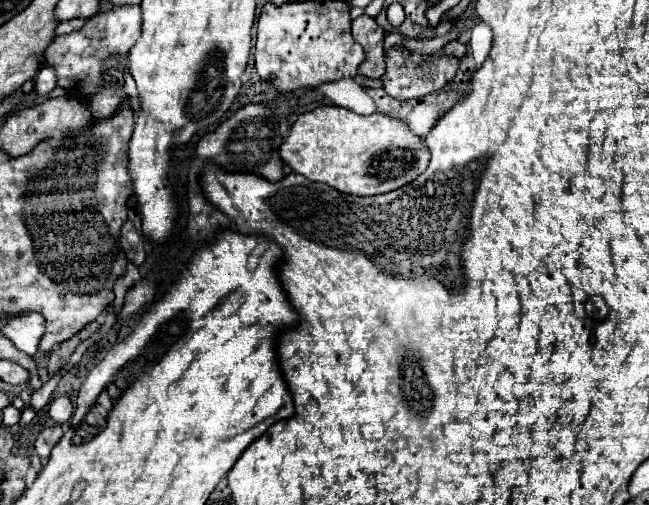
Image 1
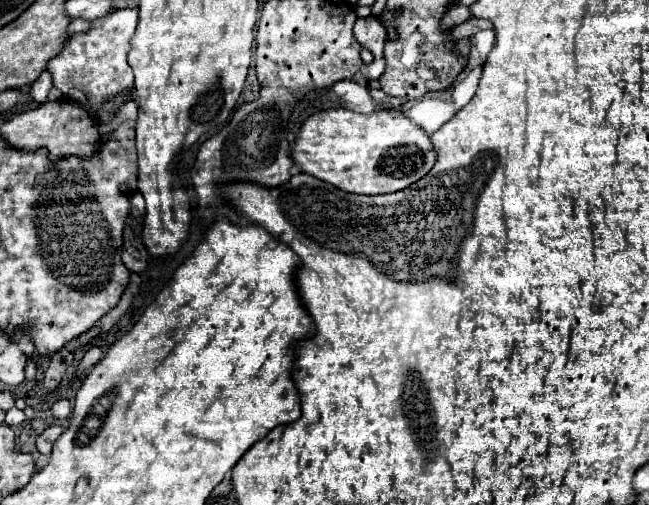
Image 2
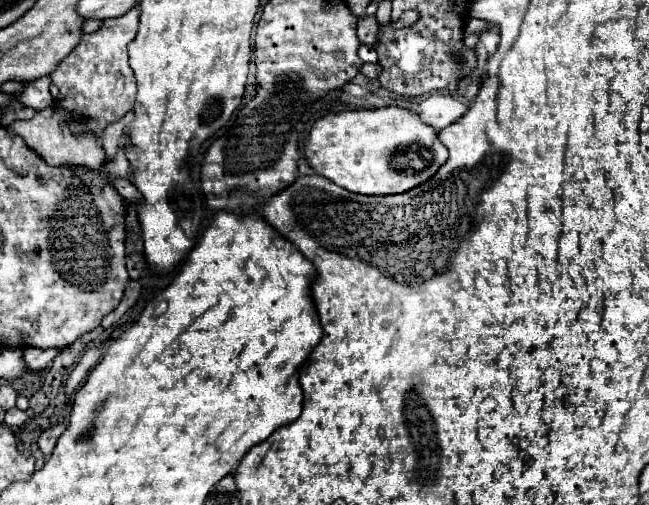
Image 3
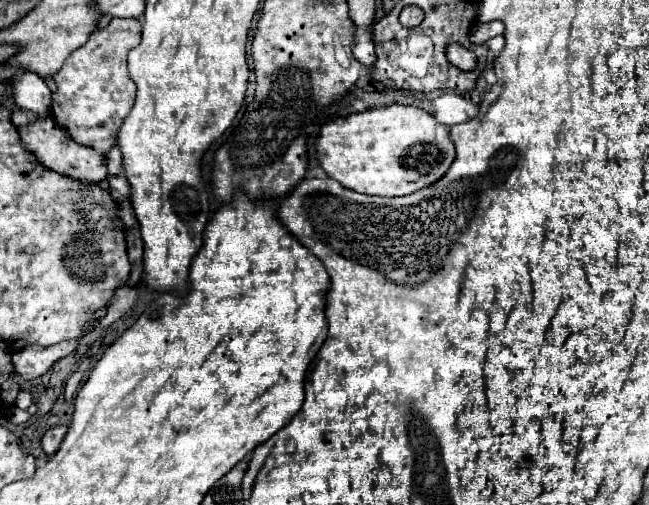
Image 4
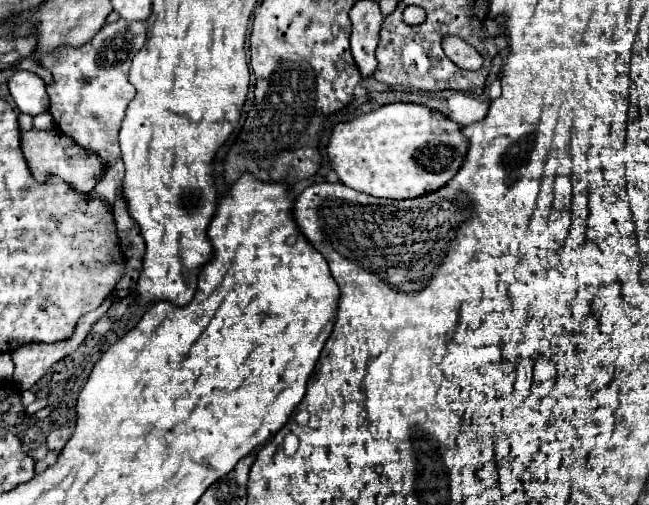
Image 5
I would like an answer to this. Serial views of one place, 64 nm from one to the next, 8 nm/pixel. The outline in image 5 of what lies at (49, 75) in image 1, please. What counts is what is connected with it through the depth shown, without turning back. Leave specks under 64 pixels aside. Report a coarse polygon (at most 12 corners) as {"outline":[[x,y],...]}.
{"outline":[[34,72],[8,80],[20,112],[36,116],[48,110],[46,84]]}

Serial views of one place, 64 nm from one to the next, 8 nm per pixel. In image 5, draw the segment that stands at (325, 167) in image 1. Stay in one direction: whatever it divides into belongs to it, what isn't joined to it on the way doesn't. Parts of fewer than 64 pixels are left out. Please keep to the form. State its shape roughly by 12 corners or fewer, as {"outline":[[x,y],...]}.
{"outline":[[398,102],[336,124],[342,184],[404,200],[442,188],[466,138]]}

